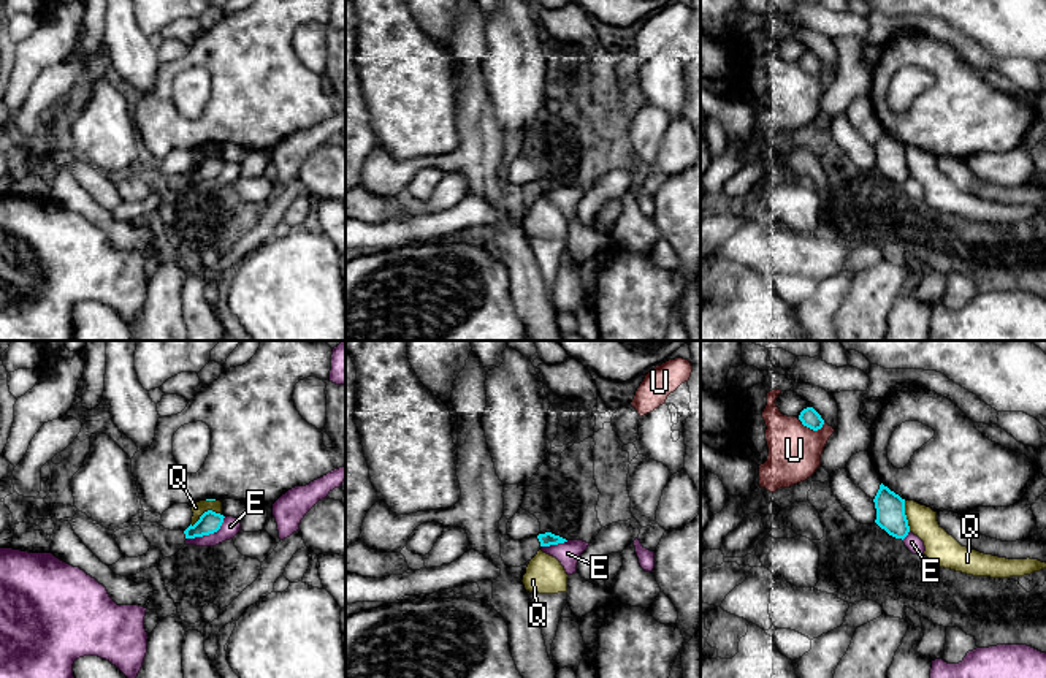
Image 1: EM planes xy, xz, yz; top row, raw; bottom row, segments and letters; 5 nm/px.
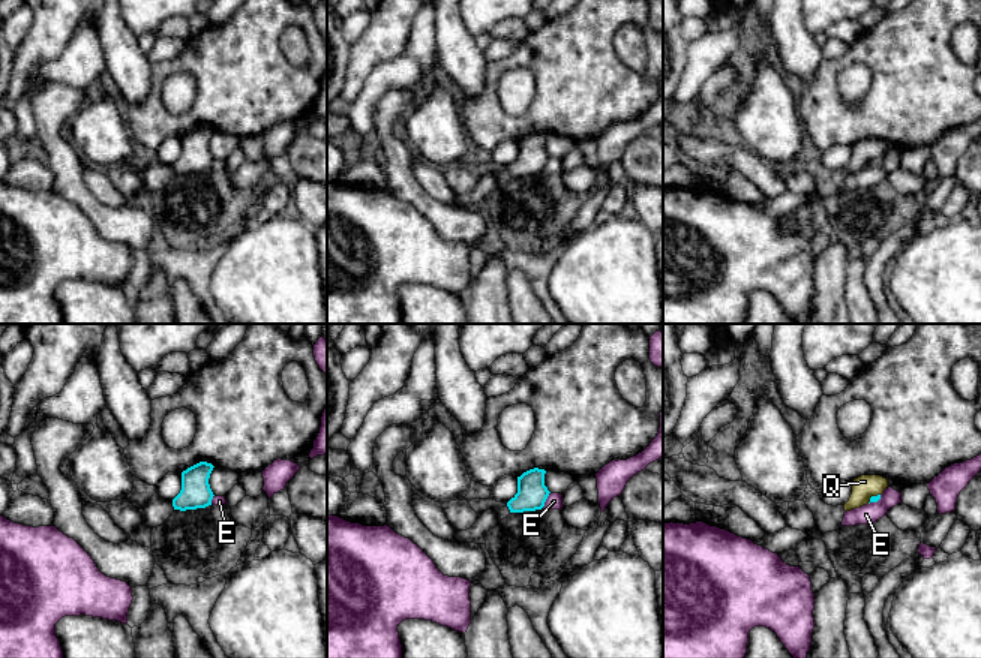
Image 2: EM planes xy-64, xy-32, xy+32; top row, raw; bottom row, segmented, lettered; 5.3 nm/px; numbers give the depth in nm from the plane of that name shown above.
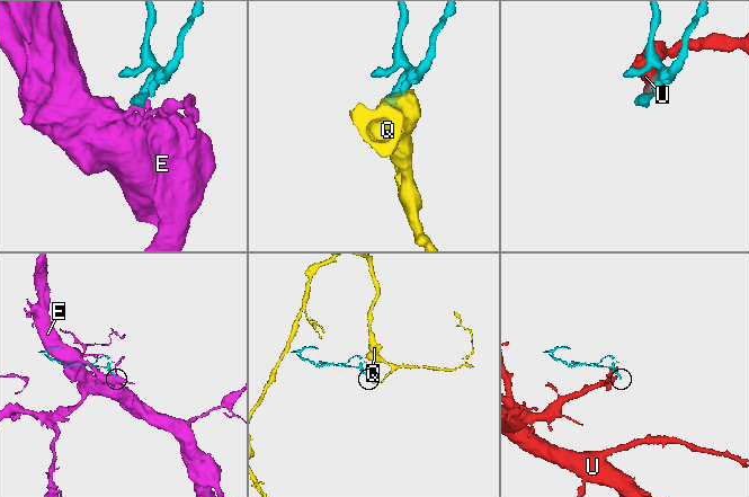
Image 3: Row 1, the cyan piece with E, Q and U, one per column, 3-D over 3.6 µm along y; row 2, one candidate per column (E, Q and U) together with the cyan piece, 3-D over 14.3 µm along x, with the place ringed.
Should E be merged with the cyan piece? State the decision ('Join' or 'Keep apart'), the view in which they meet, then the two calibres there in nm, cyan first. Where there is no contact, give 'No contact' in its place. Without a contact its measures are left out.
Keep apart. Touches cyan in xy. Thickness 110 nm (cyan) against 90 nm

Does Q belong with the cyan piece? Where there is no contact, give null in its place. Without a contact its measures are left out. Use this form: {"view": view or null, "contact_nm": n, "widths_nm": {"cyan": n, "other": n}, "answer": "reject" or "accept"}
{"view": "xy", "contact_nm": 170, "widths_nm": {"cyan": 110, "other": 70}, "answer": "reject"}

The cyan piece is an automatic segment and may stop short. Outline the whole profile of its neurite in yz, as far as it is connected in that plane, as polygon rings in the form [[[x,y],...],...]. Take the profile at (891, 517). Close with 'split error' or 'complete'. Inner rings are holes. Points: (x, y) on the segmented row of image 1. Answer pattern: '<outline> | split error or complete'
[[[881,483],[873,502],[876,508],[875,523],[889,535],[903,540],[910,532],[905,499]]] | complete

